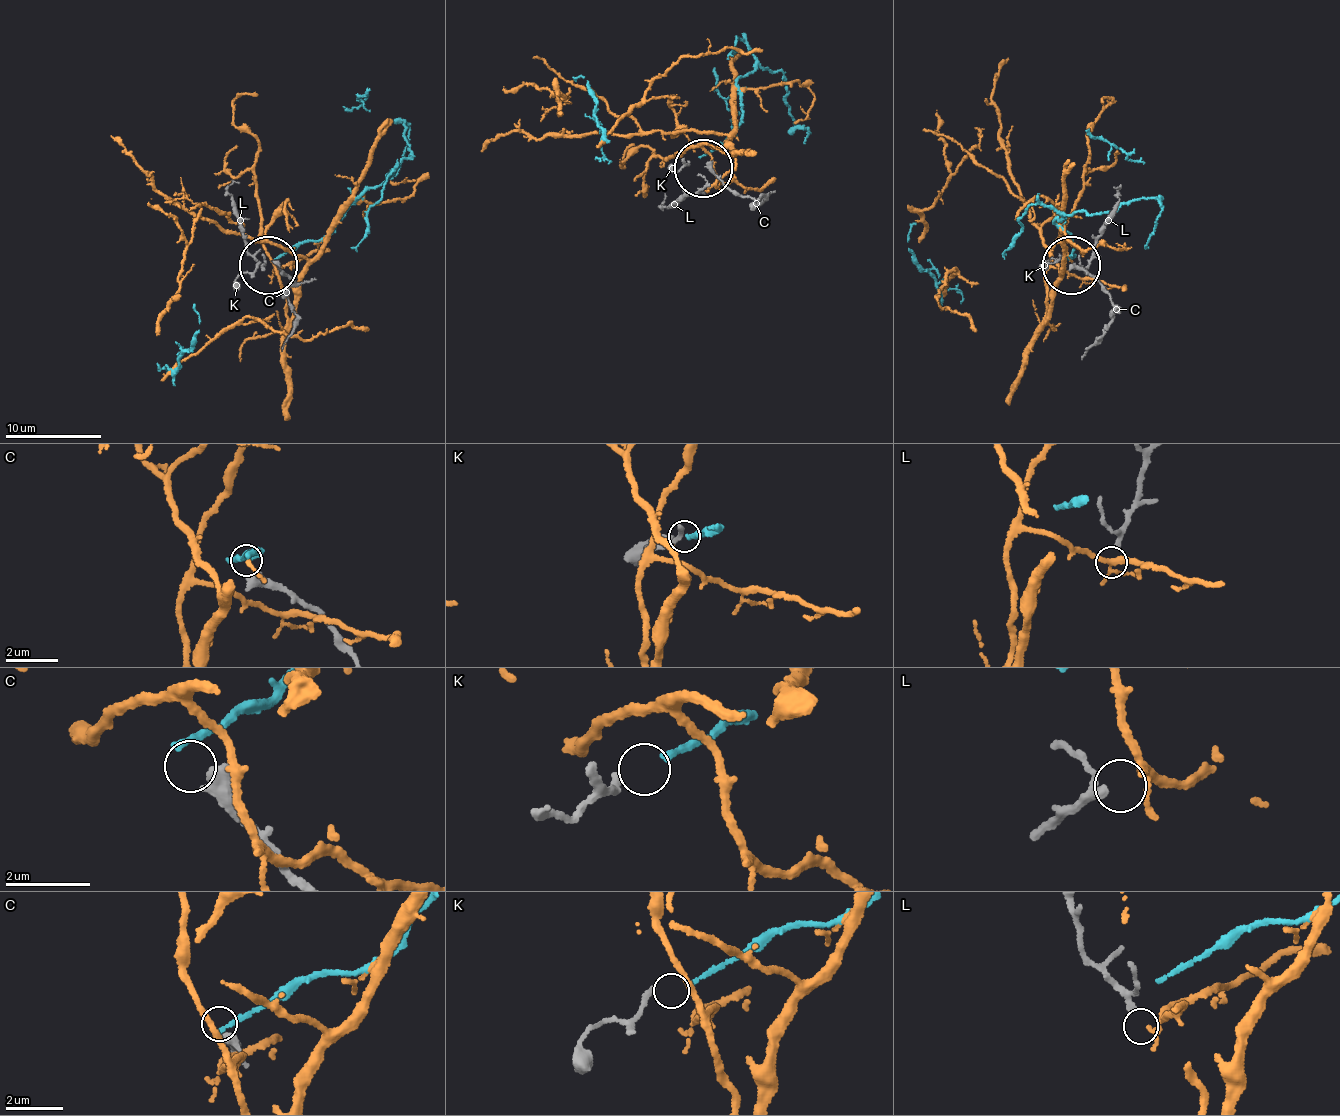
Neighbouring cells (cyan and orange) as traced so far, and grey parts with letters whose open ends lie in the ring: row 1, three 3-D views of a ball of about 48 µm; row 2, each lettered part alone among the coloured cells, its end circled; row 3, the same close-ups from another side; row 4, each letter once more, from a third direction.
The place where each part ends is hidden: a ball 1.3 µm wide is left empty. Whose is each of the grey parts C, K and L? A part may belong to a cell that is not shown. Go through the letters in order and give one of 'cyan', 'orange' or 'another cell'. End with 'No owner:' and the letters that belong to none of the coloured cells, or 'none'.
C: another cell
K: cyan
L: another cell
No owner: C, L

